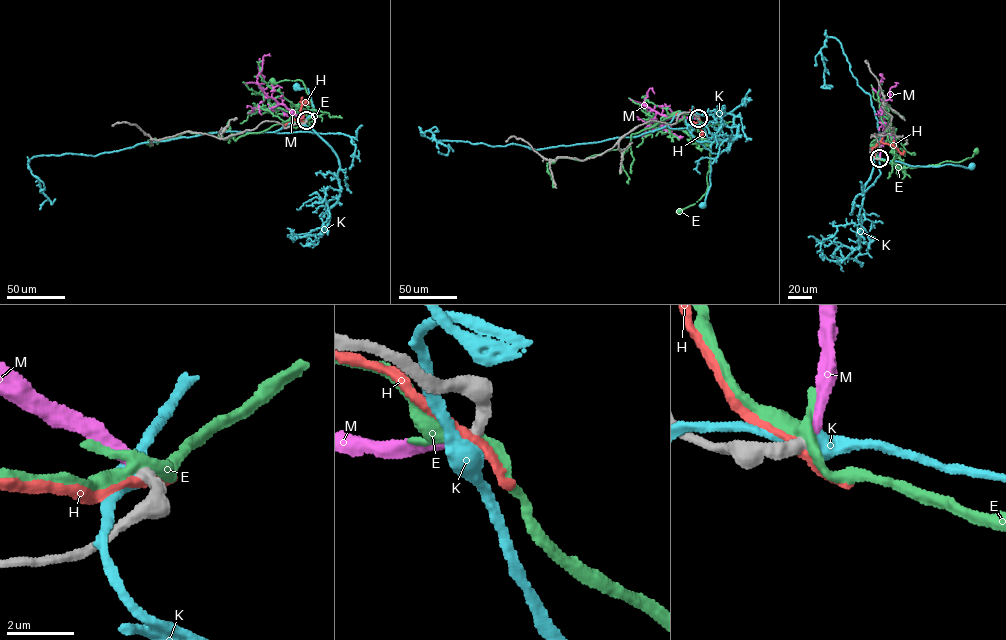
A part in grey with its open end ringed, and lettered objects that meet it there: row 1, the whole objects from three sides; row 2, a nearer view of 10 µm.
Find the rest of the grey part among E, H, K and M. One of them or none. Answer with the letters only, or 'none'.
M

